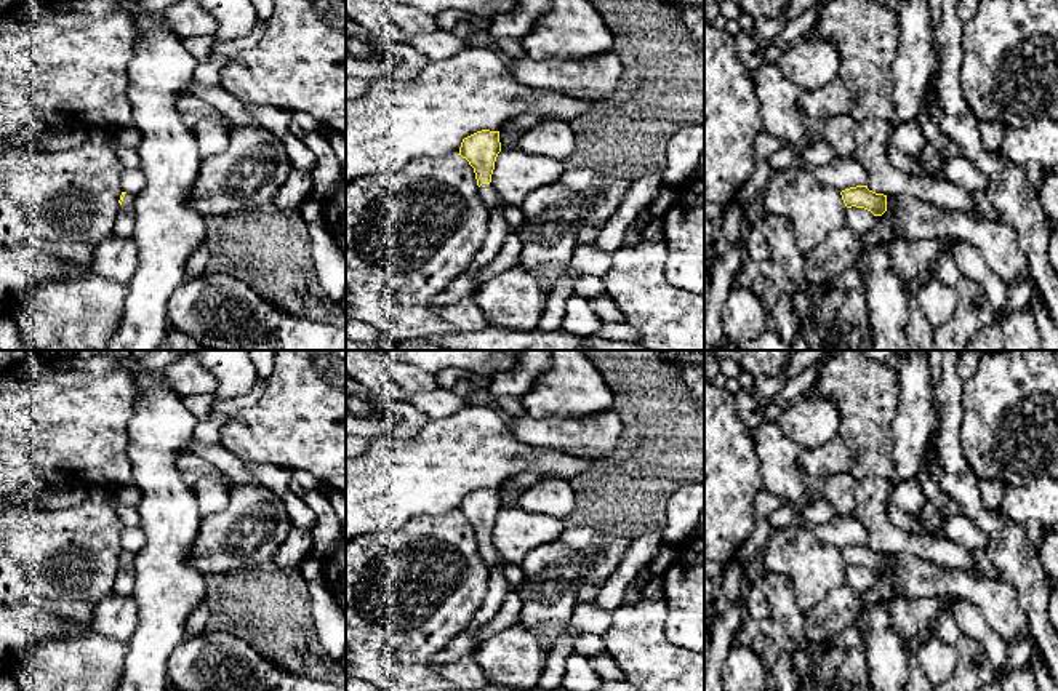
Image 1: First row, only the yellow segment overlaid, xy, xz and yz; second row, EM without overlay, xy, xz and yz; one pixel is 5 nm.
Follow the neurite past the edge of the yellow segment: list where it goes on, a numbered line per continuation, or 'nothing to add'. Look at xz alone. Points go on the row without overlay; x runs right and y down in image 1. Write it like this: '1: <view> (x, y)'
1: xz (487, 551)

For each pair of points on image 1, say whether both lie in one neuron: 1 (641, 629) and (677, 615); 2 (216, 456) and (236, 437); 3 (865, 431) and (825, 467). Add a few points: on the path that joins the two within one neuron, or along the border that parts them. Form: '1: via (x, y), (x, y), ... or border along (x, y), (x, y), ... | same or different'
1: border along (663, 600), (665, 635), (673, 643), (687, 648) | different
2: border along (220, 442), (240, 461) | different
3: border along (837, 432), (852, 455), (853, 466), (850, 472) | different

